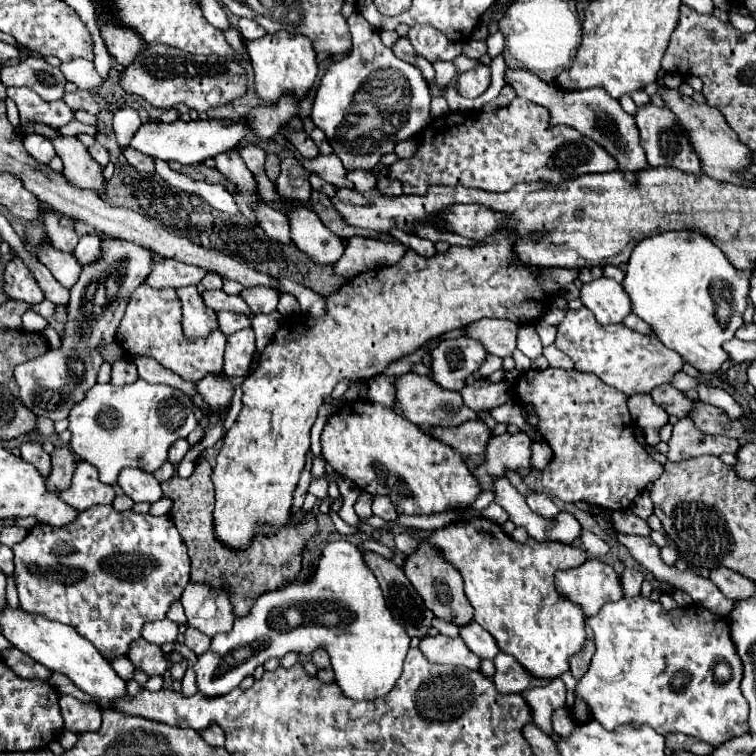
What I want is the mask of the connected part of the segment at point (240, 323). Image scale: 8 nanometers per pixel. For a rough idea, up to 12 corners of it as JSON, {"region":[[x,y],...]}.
{"region":[[217,311],[217,321],[225,335],[251,327],[251,319],[233,311]]}

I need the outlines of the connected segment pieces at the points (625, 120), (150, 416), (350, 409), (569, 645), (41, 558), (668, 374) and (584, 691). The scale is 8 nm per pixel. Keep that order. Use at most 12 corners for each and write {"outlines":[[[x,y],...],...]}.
{"outlines":[[[519,67],[505,83],[615,155],[627,179],[647,167],[635,117],[607,91],[561,93]],[[97,383],[69,415],[75,455],[117,483],[195,427],[185,393]],[[345,403],[325,459],[399,515],[469,507],[455,449],[385,405]],[[487,517],[429,537],[475,621],[539,679],[569,671],[585,613],[555,589],[583,549]],[[83,511],[13,547],[21,607],[107,661],[189,583],[171,517]],[[567,311],[555,345],[629,397],[683,359],[655,335]],[[637,595],[587,619],[575,695],[613,731],[749,733],[727,617]]]}

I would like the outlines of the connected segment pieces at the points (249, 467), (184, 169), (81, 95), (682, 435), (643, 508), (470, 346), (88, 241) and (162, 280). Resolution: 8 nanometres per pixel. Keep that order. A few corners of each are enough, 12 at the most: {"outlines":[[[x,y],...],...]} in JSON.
{"outlines":[[[511,237],[361,273],[283,321],[211,473],[217,541],[289,523],[309,429],[483,317],[539,323]],[[169,161],[169,167],[205,183],[221,183],[235,195],[235,185],[215,167],[181,165]],[[91,91],[65,93],[63,101],[73,109],[99,113]],[[677,421],[669,461],[737,453],[739,441]],[[647,491],[631,501],[631,511],[641,519],[653,513]],[[471,337],[433,351],[433,381],[459,391],[487,351]],[[83,235],[77,245],[77,259],[87,265],[99,257],[99,235]],[[173,259],[153,263],[153,289],[197,285],[207,271]]]}

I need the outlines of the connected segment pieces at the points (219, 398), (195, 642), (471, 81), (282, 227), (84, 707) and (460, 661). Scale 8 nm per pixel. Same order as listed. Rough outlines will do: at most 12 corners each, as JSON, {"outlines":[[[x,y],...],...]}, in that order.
{"outlines":[[[215,375],[197,381],[215,411],[231,403],[233,387]],[[187,627],[185,645],[197,655],[207,651],[209,639],[199,630]],[[477,65],[457,79],[457,91],[475,99],[491,83],[489,67]],[[257,205],[259,227],[279,243],[291,243],[289,219],[269,205]],[[61,695],[65,729],[99,729],[99,705]],[[461,637],[421,639],[419,649],[433,663],[479,669],[477,655]]]}

